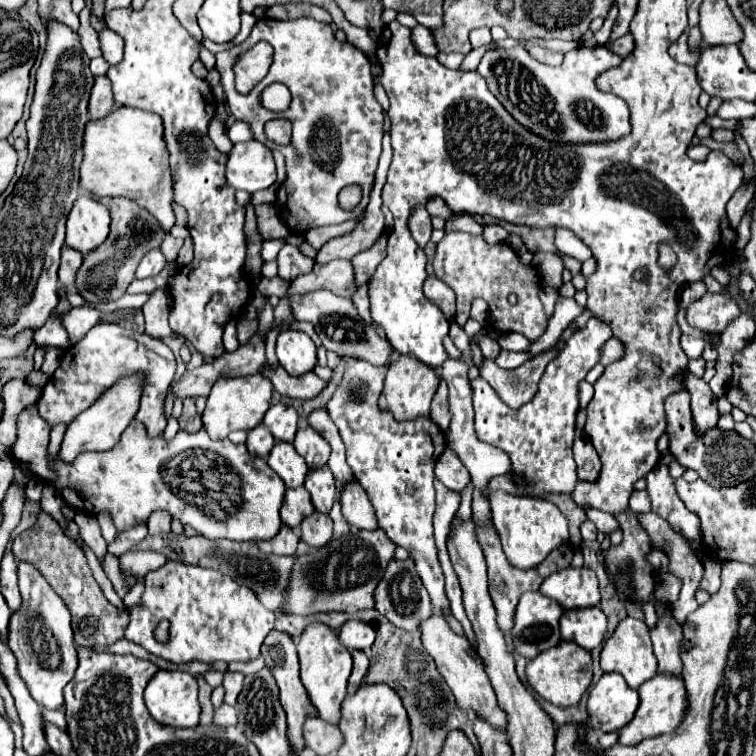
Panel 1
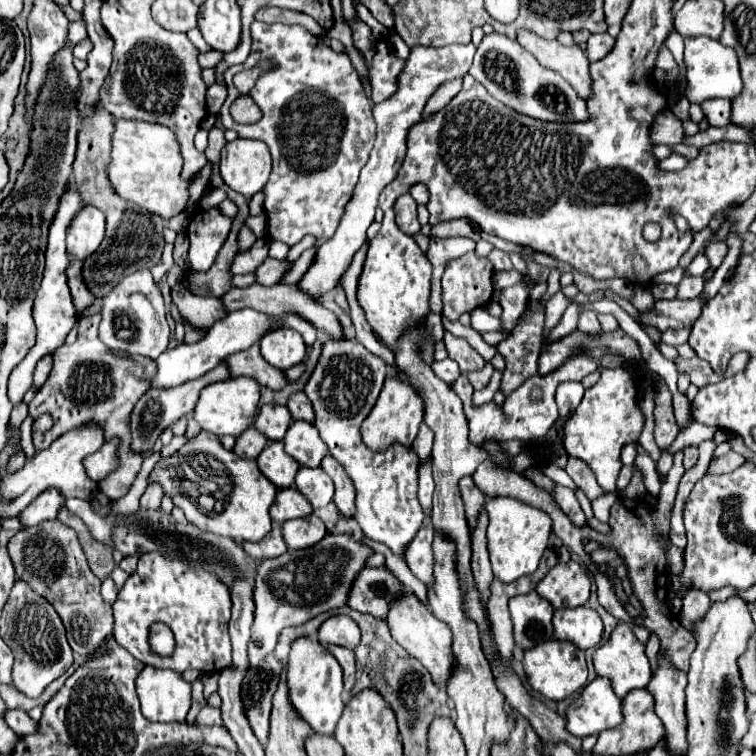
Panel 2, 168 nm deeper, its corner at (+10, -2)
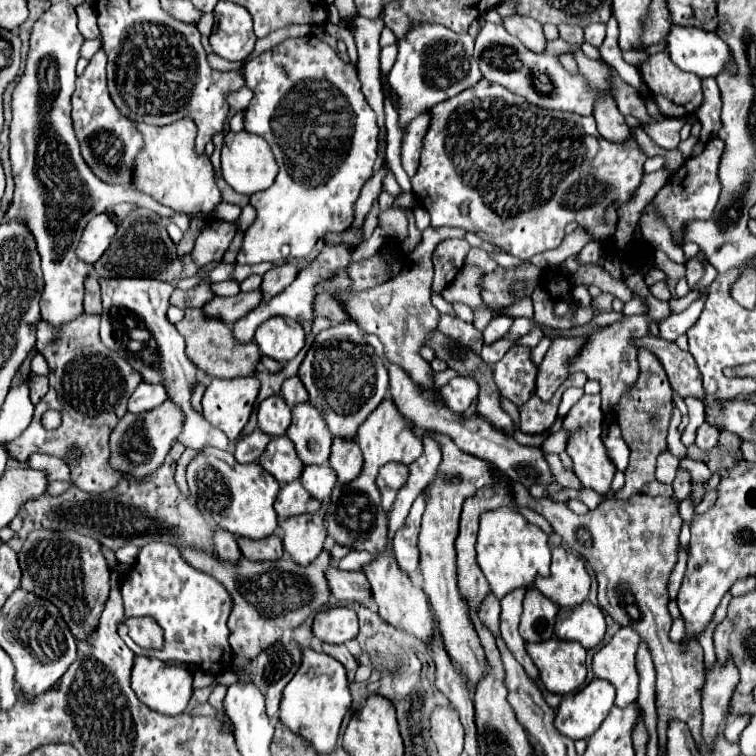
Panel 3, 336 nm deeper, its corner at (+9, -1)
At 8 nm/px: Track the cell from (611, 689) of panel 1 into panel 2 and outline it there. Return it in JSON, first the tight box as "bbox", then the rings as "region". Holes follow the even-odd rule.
{"bbox":[566,677,620,739],"region":[[[596,677],[566,707],[566,729],[580,739],[616,727],[620,721],[620,699],[614,695],[610,679],[606,677]]]}

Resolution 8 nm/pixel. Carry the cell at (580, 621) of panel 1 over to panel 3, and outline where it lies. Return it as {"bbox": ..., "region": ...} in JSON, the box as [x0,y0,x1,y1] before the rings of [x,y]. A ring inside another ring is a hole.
{"bbox":[555,602,605,648],"region":[[[583,602],[575,608],[561,608],[555,624],[555,636],[559,640],[575,640],[585,648],[601,644],[605,636],[605,618],[599,606]]]}

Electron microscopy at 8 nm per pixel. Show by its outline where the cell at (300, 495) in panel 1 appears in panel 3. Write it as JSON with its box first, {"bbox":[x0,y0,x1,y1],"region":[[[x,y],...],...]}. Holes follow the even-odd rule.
{"bbox":[275,480,321,520],"region":[[[299,480],[285,484],[275,500],[275,512],[279,516],[279,520],[289,518],[289,516],[297,516],[297,514],[315,514],[321,508],[321,502],[311,498],[311,494],[303,488],[303,484]]]}

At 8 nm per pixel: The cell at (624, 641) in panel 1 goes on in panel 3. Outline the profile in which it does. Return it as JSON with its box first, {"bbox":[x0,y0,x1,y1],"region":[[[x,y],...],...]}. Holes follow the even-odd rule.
{"bbox":[593,626,639,708],"region":[[[623,626],[593,656],[593,672],[597,678],[609,680],[617,688],[615,704],[625,708],[639,696],[639,672],[635,666],[639,634]]]}

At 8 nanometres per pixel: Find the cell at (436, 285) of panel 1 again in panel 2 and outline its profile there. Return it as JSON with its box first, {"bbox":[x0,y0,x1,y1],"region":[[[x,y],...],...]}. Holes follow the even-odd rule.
{"bbox":[428,237,476,313],"region":[[[430,237],[428,259],[432,263],[432,293],[430,293],[430,311],[442,313],[442,301],[440,301],[440,277],[444,273],[446,263],[466,255],[468,251],[474,251],[476,243],[472,239],[438,239]]]}

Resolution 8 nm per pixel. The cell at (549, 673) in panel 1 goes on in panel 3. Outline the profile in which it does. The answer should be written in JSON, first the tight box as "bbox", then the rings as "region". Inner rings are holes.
{"bbox":[527,638,587,694],"region":[[[559,638],[529,642],[527,654],[539,668],[539,678],[549,692],[571,694],[583,686],[587,676],[587,652],[579,642],[565,642]]]}

